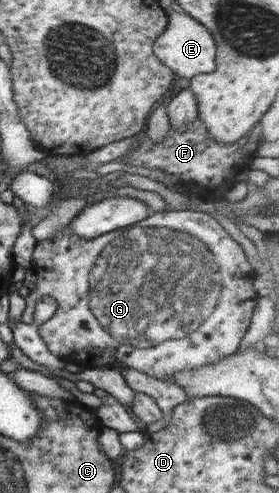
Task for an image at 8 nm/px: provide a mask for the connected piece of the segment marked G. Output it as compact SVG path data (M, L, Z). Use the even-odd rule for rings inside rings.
M163 210L162 212L149 214L143 222L133 223L127 229L110 232L97 238L81 238L71 232L69 225L60 229L44 241L38 241L33 253L33 270L37 278L36 287L26 297L25 309L22 313L23 323L33 323L33 313L35 313L35 301L41 297L49 295L57 301L57 311L55 315L38 325L38 332L46 343L48 350L56 356L67 357L71 355L71 361L77 363L80 370L117 367L135 368L139 372L144 372L148 376L156 377L161 381L168 381L169 376L179 374L185 370L197 370L209 363L221 360L222 356L233 355L240 349L240 341L244 338L245 332L251 323L254 308L259 303L259 294L255 292L252 281L254 272L242 249L242 246L231 238L220 223L210 214L196 212L195 210Z

